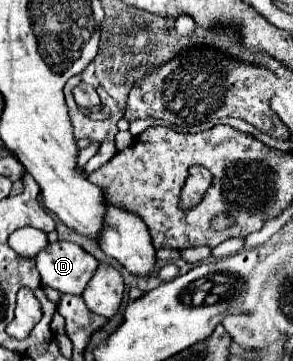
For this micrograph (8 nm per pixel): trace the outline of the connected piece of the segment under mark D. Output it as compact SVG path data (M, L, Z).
M66 240L48 242L48 246L34 256L34 260L42 284L68 294L82 294L84 284L88 284L98 266L94 256L78 244Z

